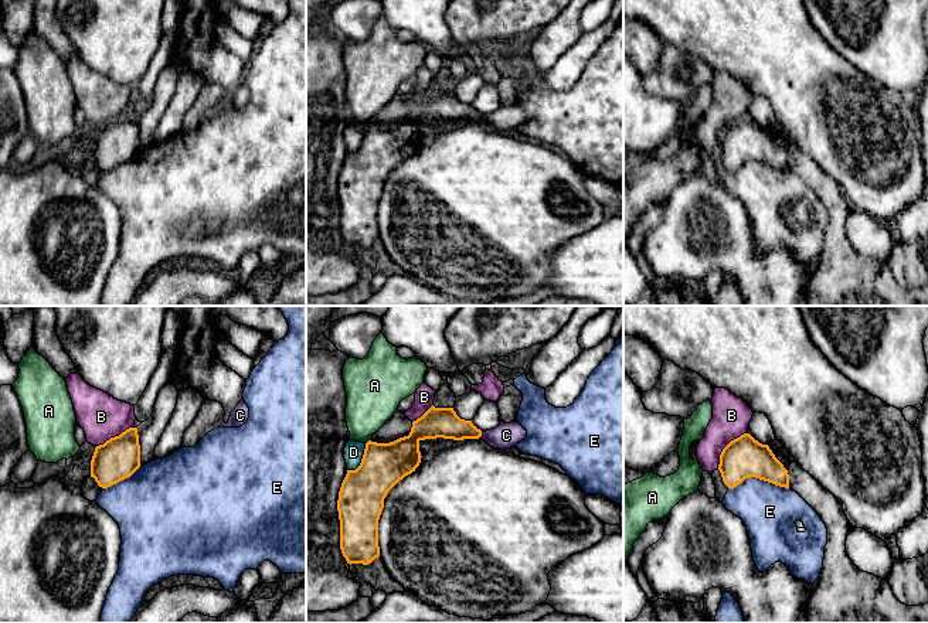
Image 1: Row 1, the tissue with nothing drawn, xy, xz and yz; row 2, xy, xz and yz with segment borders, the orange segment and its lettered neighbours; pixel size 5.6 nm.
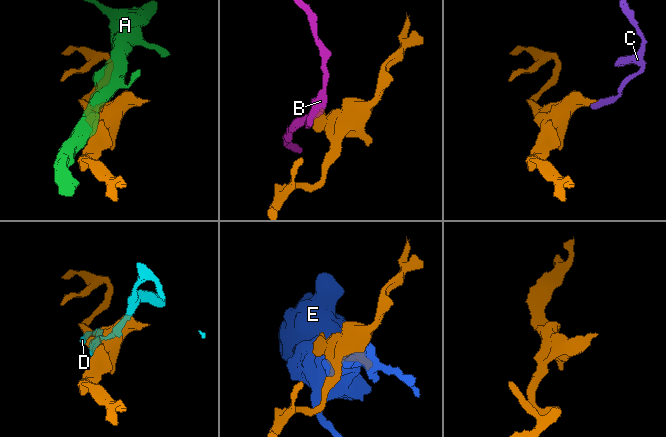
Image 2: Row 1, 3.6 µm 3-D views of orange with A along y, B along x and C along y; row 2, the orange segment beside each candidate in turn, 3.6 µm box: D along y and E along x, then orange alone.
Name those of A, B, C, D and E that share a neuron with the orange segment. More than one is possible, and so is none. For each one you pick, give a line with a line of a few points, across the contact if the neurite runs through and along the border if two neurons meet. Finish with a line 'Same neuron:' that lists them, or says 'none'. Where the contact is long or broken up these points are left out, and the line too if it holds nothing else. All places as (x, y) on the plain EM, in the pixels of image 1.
Same neuron: none

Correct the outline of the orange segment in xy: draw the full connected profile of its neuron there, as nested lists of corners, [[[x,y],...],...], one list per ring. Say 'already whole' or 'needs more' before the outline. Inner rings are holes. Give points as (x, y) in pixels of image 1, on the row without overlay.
already whole; [[[129,110],[95,130],[91,143],[91,160],[99,170],[108,171],[140,150],[140,127],[137,110]]]

